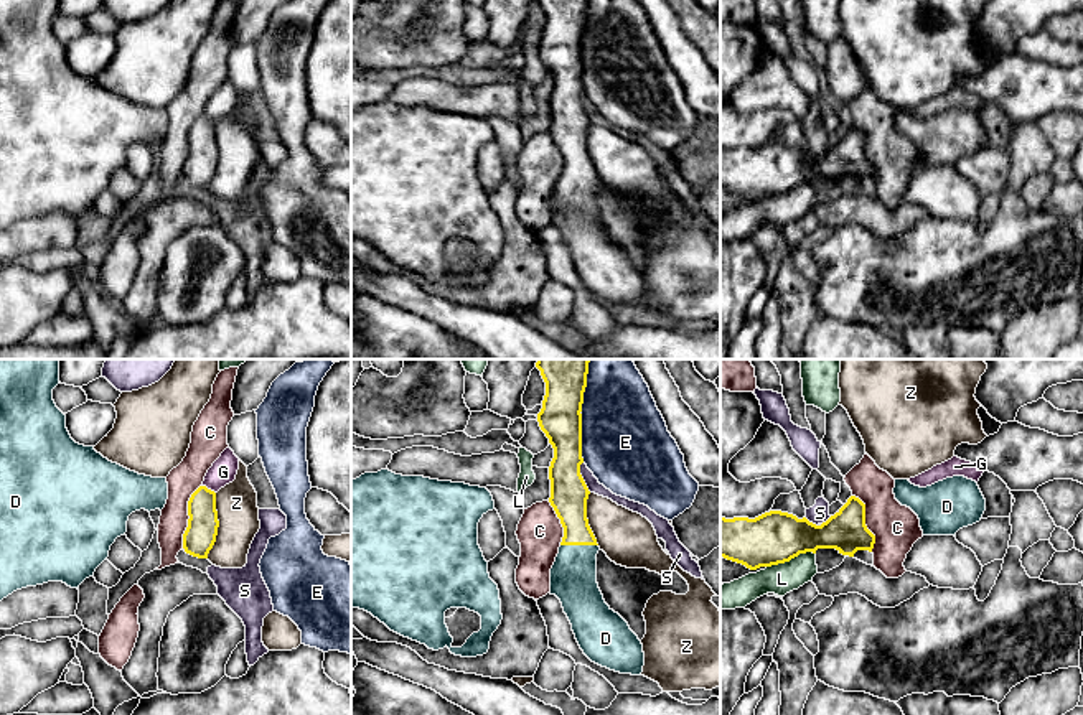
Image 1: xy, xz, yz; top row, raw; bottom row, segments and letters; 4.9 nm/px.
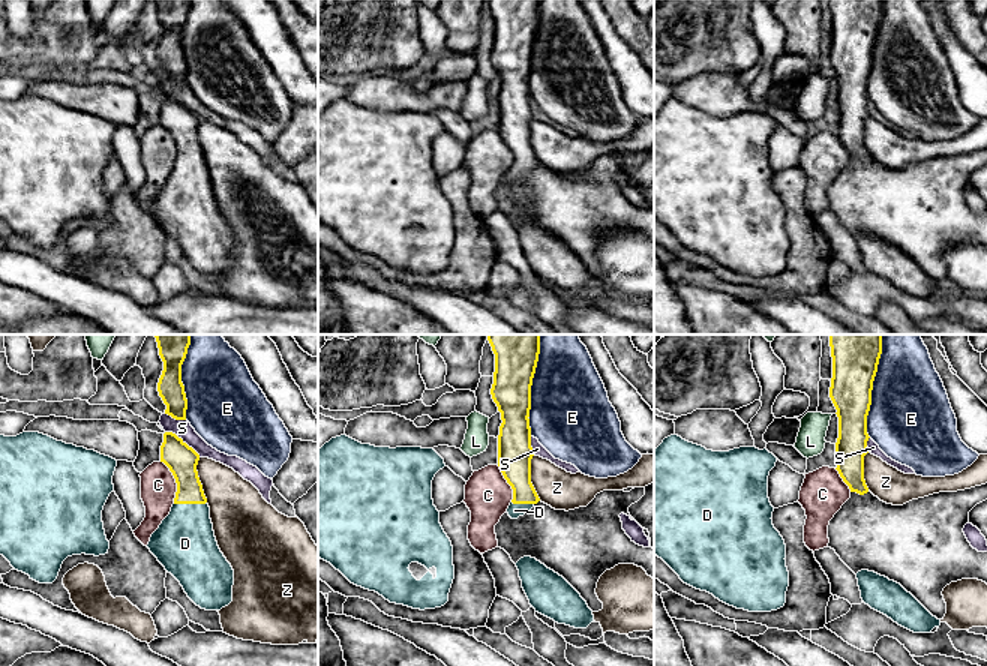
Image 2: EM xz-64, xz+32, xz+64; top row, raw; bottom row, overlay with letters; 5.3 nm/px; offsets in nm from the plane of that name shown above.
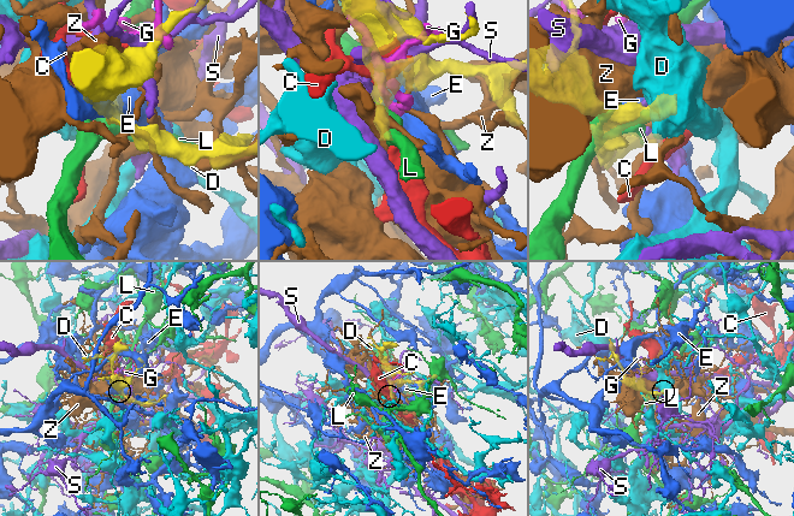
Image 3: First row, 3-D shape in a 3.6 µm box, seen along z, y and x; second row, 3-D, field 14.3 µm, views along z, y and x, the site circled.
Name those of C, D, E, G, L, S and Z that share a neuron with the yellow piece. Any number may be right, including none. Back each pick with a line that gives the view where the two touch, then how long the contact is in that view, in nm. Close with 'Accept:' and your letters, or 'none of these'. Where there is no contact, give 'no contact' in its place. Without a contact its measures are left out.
D: xz | 180 nm
Accept: D

